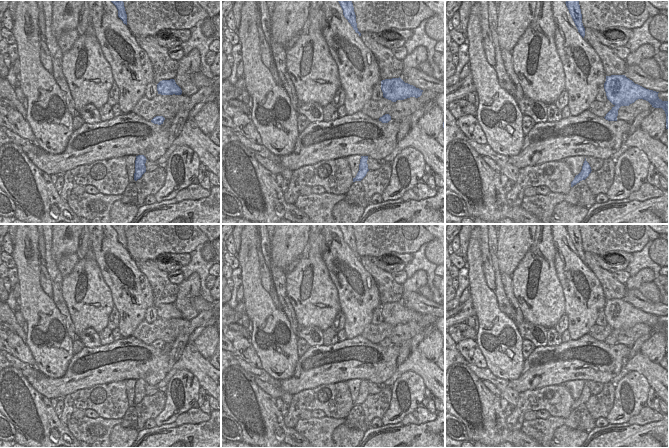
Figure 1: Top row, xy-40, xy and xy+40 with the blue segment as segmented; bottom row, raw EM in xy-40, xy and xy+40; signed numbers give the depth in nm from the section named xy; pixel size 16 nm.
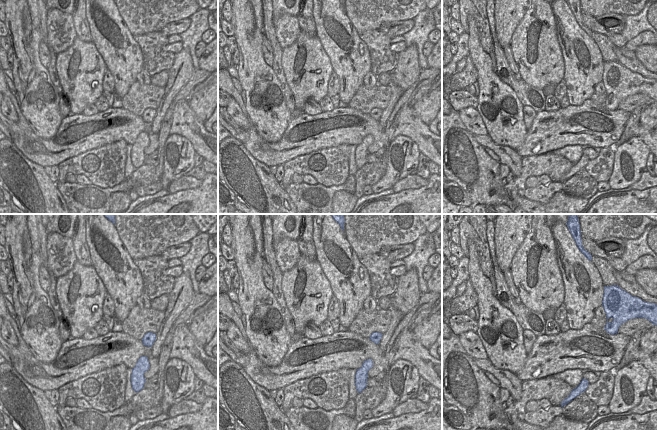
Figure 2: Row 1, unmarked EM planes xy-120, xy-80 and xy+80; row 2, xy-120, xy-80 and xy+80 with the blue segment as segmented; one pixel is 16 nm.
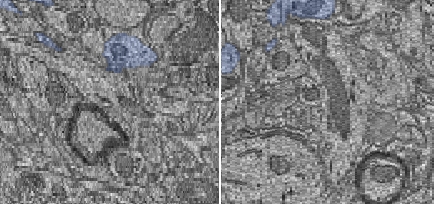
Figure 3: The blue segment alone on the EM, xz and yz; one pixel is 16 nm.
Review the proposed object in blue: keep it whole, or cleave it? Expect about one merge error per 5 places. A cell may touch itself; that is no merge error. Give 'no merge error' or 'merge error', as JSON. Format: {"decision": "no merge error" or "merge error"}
{"decision": "no merge error"}

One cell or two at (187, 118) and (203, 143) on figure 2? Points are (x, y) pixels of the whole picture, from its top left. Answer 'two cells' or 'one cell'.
one cell

